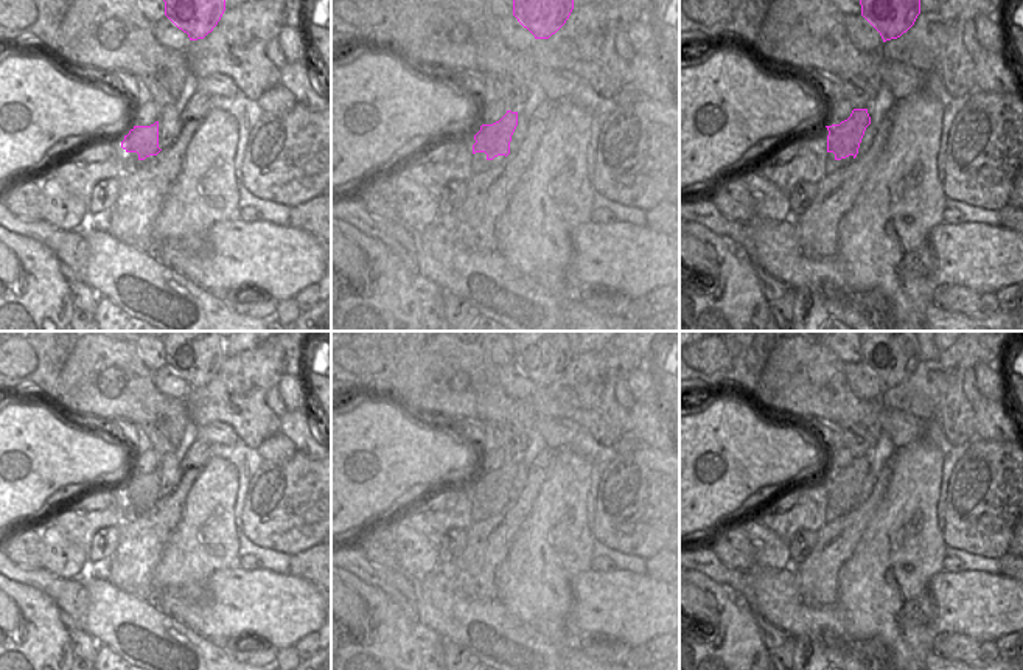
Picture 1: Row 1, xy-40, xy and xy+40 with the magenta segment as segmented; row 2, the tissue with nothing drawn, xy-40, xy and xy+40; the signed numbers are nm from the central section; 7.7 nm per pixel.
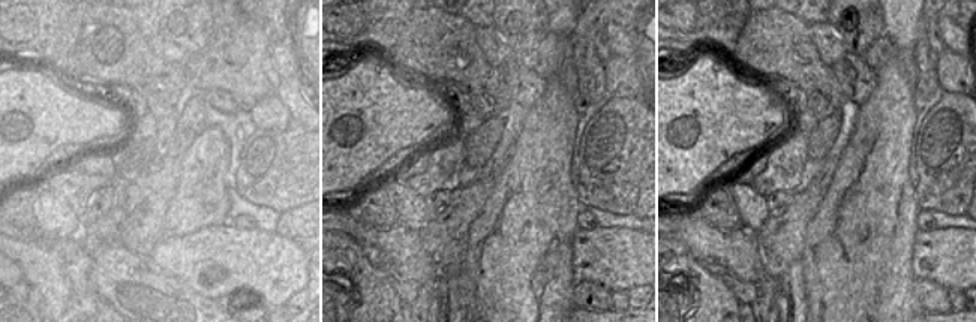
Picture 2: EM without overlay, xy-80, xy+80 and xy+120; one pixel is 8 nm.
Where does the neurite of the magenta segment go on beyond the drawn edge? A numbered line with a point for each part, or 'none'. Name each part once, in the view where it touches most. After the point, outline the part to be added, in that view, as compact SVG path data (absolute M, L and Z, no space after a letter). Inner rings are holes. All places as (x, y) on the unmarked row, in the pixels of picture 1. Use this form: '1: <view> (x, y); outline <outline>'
none

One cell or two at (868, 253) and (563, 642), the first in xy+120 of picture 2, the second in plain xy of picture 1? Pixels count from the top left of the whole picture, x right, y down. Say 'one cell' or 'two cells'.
one cell

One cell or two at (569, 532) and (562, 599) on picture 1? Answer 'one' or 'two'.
one

